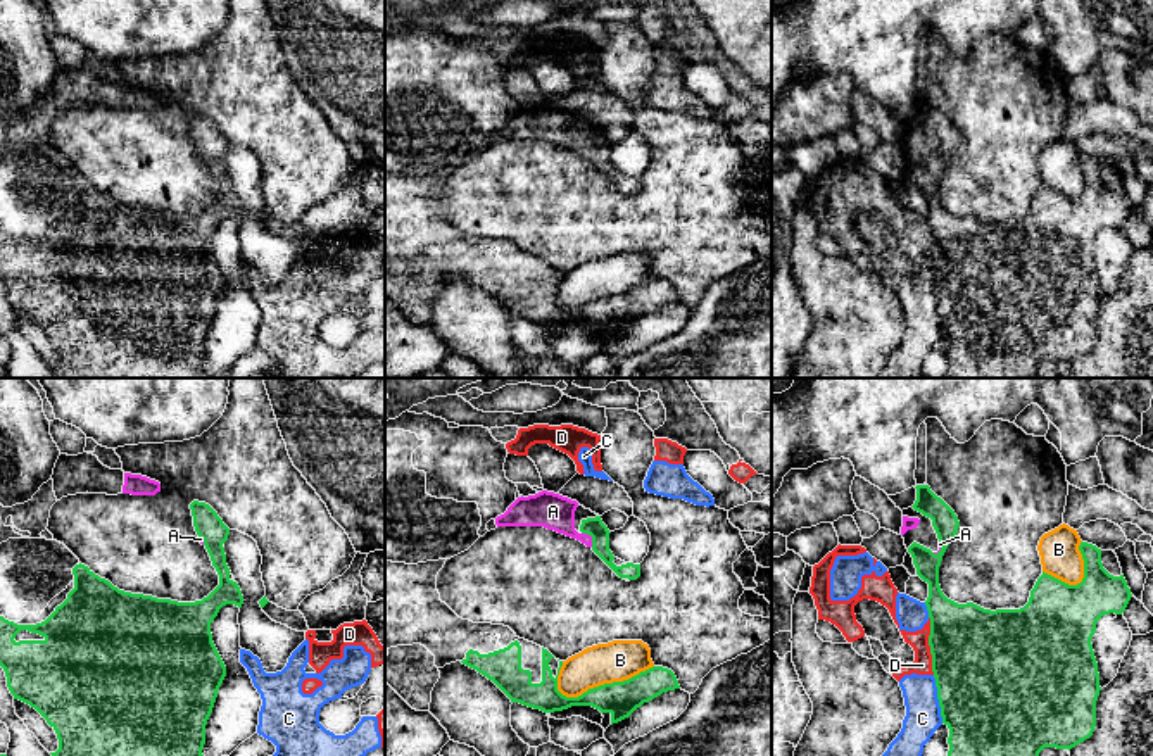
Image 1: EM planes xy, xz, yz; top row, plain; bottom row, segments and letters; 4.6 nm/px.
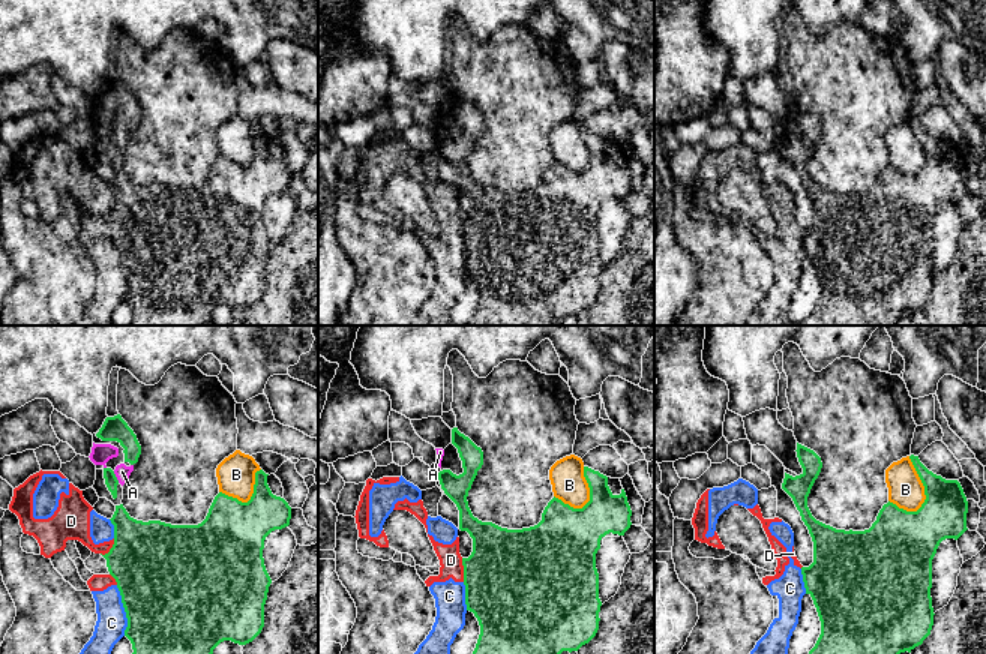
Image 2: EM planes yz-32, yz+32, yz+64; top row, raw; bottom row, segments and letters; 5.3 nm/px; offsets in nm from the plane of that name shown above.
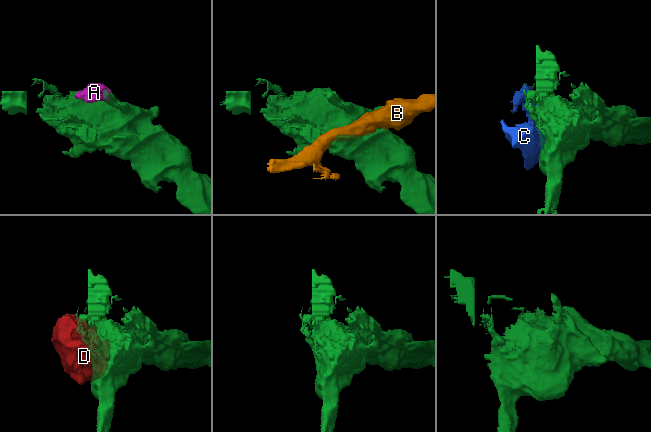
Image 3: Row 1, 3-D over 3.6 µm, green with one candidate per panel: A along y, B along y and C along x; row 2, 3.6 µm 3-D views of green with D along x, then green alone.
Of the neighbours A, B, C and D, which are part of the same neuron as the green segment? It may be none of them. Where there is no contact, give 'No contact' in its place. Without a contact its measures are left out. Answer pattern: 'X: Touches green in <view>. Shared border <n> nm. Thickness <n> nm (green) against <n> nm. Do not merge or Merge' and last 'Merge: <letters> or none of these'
A: Touches green in xz. Shared border 90 nm. Thickness 90 nm (green) against 170 nm. Merge
B: Touches green in xz. Shared border 460 nm. Thickness 160 nm (green) against 190 nm. Do not merge
C: Touches green in yz. Shared border 220 nm. Thickness 500 nm (green) against 160 nm. Do not merge
D: Touches green in yz. Shared border 280 nm. Thickness 460 nm (green) against 90 nm. Do not merge
Merge: A

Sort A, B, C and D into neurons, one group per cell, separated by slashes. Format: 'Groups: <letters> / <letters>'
Groups: A / B / C D

